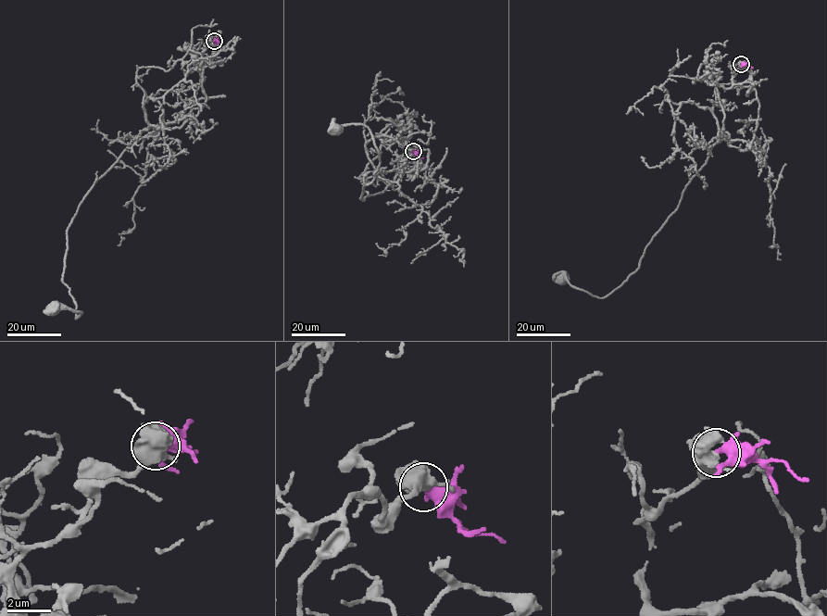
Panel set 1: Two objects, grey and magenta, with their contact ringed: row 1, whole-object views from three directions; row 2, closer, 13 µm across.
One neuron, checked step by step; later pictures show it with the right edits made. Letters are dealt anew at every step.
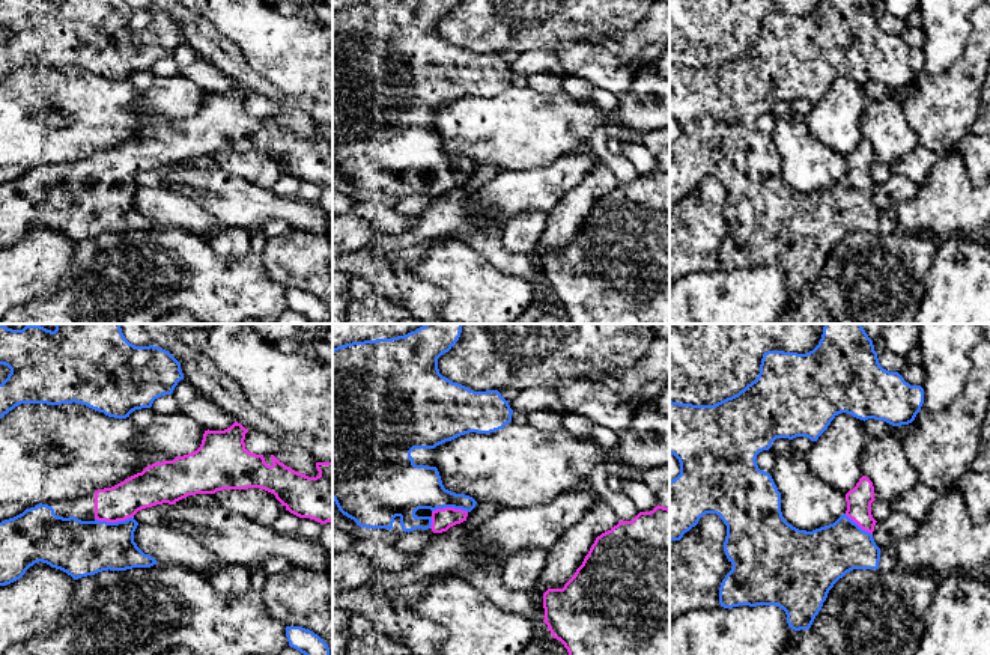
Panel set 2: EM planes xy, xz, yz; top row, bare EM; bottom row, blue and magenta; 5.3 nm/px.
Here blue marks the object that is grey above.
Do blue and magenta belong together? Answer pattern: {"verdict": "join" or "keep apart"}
{"verdict": "join"}

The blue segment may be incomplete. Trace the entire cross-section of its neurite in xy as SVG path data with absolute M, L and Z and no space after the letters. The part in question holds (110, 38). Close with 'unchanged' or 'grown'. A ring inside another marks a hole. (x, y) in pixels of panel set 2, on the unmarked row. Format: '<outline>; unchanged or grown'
M0 0L0 27L11 32L0 47L0 81L21 66L81 66L108 80L126 81L135 72L172 57L184 36L166 12L135 9L125 0Z; unchanged

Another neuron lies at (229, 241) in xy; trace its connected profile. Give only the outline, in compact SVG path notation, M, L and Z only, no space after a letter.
M221 224L208 238L208 242L217 254L227 259L241 259L250 253L250 230Z

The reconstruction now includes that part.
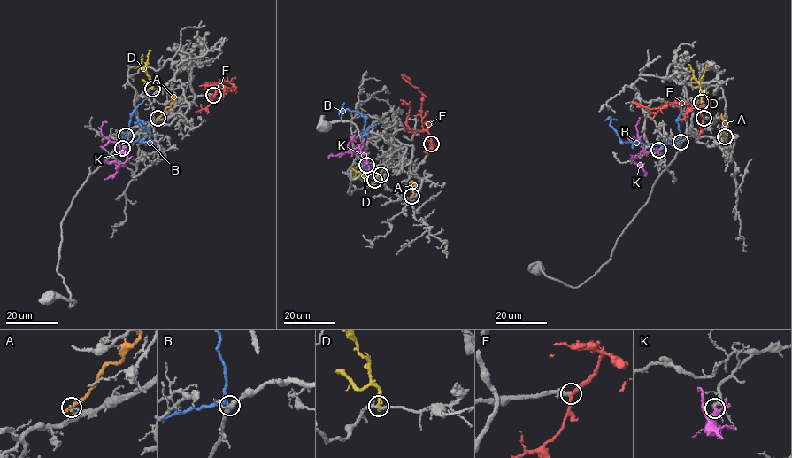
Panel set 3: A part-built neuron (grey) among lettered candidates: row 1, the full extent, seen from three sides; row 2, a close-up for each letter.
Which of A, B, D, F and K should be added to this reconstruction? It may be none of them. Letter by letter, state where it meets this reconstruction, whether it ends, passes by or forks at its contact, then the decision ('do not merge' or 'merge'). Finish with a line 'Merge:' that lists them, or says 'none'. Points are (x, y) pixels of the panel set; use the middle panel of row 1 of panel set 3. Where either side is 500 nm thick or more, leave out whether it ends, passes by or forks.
A: meets grey at (411, 196); it ends there; do not merge
B: meets grey at (374, 180); it passes by; do not merge
D: meets grey at (380, 174); it ends there; do not merge
F: meets grey at (431, 143); it passes by; merge
K: meets grey at (366, 165); it forks there; merge
Merge: F, K

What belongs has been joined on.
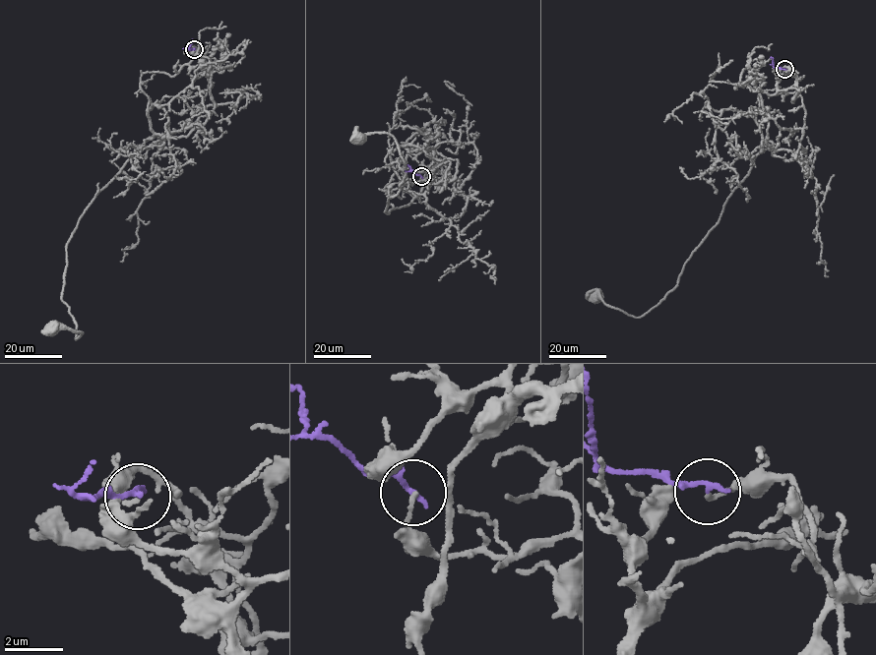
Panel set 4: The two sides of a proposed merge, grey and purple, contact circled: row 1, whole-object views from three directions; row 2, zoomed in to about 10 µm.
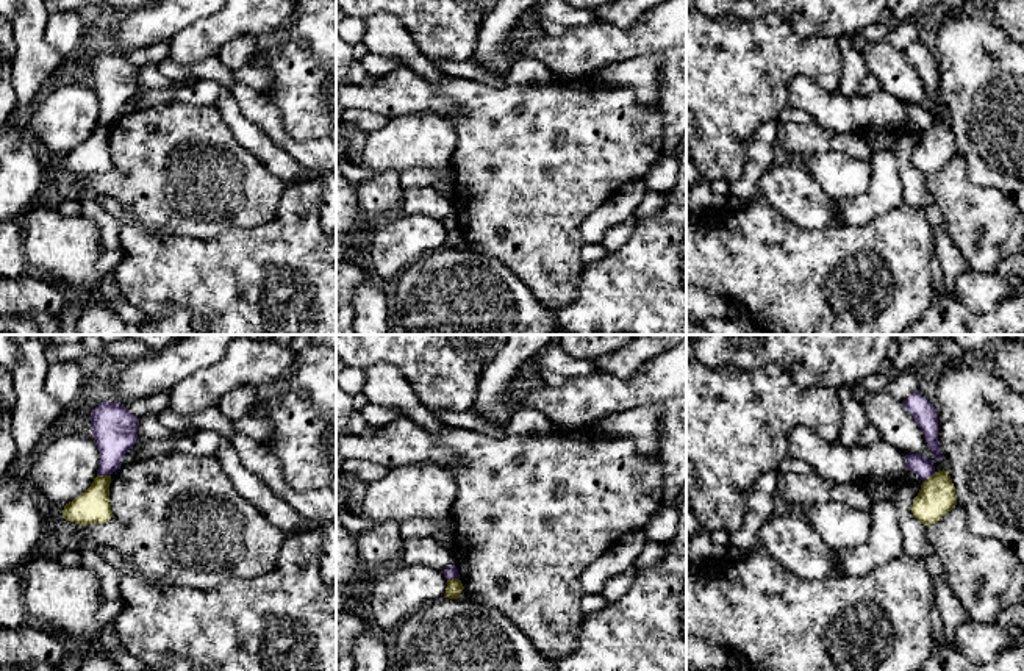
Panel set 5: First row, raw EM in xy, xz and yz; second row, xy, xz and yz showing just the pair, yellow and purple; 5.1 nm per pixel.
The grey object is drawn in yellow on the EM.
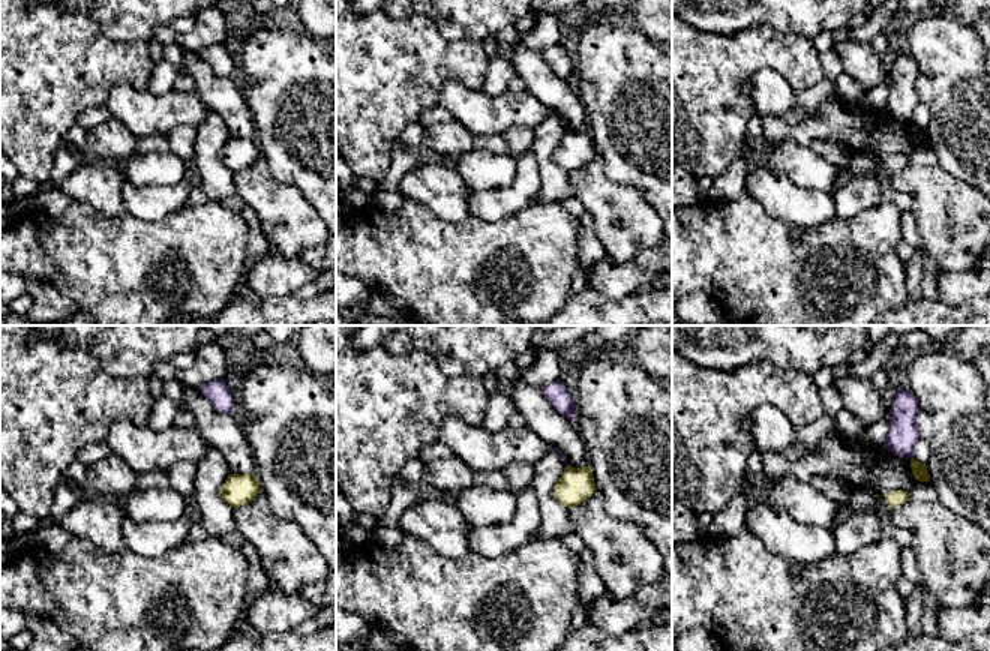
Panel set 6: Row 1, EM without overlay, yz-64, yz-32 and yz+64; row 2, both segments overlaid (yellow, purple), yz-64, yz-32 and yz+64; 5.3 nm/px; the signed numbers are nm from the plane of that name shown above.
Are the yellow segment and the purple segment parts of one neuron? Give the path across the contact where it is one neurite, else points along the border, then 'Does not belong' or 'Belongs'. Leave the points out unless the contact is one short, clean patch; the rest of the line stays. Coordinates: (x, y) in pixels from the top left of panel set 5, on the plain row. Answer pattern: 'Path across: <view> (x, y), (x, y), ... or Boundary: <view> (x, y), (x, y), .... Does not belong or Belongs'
Boundary: xy (97, 124), (110, 125). Does not belong

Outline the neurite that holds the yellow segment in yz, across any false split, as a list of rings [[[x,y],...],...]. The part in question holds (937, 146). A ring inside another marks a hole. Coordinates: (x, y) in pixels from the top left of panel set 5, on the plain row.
[[[943,119],[922,131],[911,153],[911,163],[919,172],[930,175],[938,172],[955,155],[955,136],[949,122]]]

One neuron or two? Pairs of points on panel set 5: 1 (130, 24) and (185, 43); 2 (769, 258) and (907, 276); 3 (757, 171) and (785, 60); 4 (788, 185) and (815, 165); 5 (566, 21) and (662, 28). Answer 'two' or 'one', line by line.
1: two
2: one
3: two
4: two
5: two

